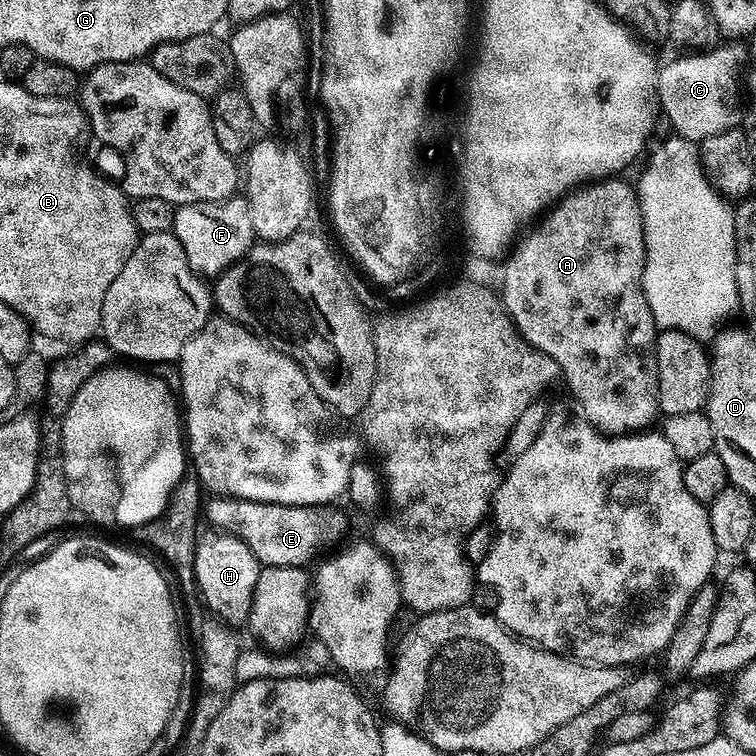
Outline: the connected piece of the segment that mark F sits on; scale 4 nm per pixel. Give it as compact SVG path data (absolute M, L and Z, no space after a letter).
M240 194L214 204L179 205L174 211L171 232L182 242L182 250L186 250L186 262L201 278L215 278L232 264L241 263L256 236L250 222L250 206Z

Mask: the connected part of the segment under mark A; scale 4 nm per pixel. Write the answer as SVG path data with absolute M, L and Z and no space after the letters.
M605 178L595 182L585 183L567 193L555 205L556 208L544 221L537 223L532 229L520 250L513 256L508 269L507 301L513 316L519 321L532 343L555 356L555 361L561 367L563 383L568 383L574 399L580 403L579 411L585 420L592 424L599 432L610 436L622 436L647 429L648 424L660 412L658 402L658 374L656 373L656 337L658 329L654 318L650 314L650 306L646 302L644 293L644 219L640 209L640 197L637 189L632 188L624 178Z

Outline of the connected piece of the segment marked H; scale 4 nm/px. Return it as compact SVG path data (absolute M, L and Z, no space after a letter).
M209 531L209 536L201 535L196 542L196 557L194 558L194 570L196 571L196 586L199 599L204 599L204 604L209 613L217 620L223 621L228 626L247 625L250 606L254 598L254 586L258 582L258 574L261 570L260 563L250 554L250 548L236 536L230 536L227 532Z

